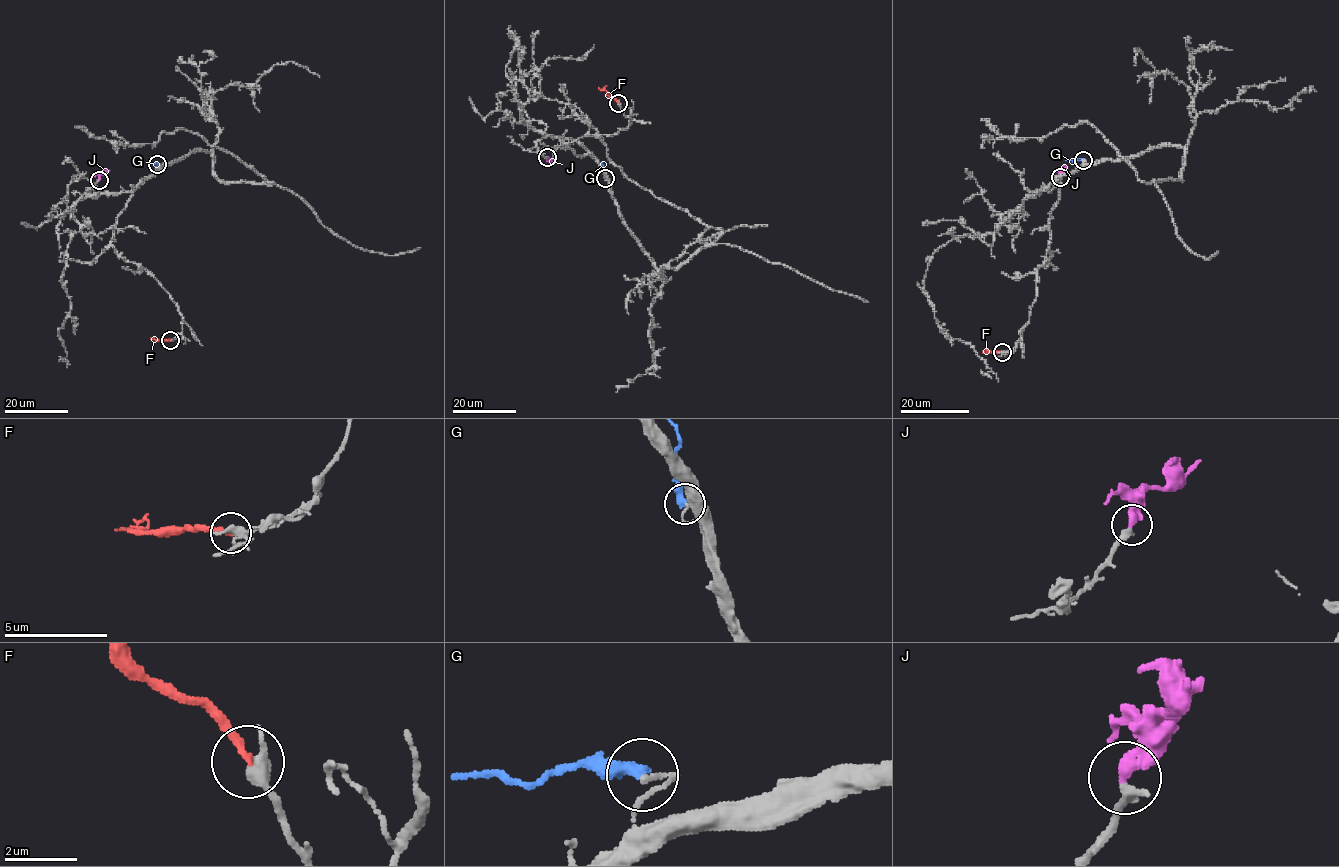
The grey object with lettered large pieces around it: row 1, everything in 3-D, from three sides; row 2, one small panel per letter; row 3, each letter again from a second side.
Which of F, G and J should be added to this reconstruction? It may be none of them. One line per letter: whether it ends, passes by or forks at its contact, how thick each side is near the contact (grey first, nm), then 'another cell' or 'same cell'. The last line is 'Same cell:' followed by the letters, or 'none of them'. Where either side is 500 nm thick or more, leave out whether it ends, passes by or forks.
F: it ends; calibres 440 and 200 nm; same cell
G: it ends; calibres 120 and 360 nm; another cell
J: it ends; calibres 320 and 440 nm; same cell
Same cell: F, J

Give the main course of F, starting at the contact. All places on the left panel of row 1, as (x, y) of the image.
F: (170, 340), (150, 338)

